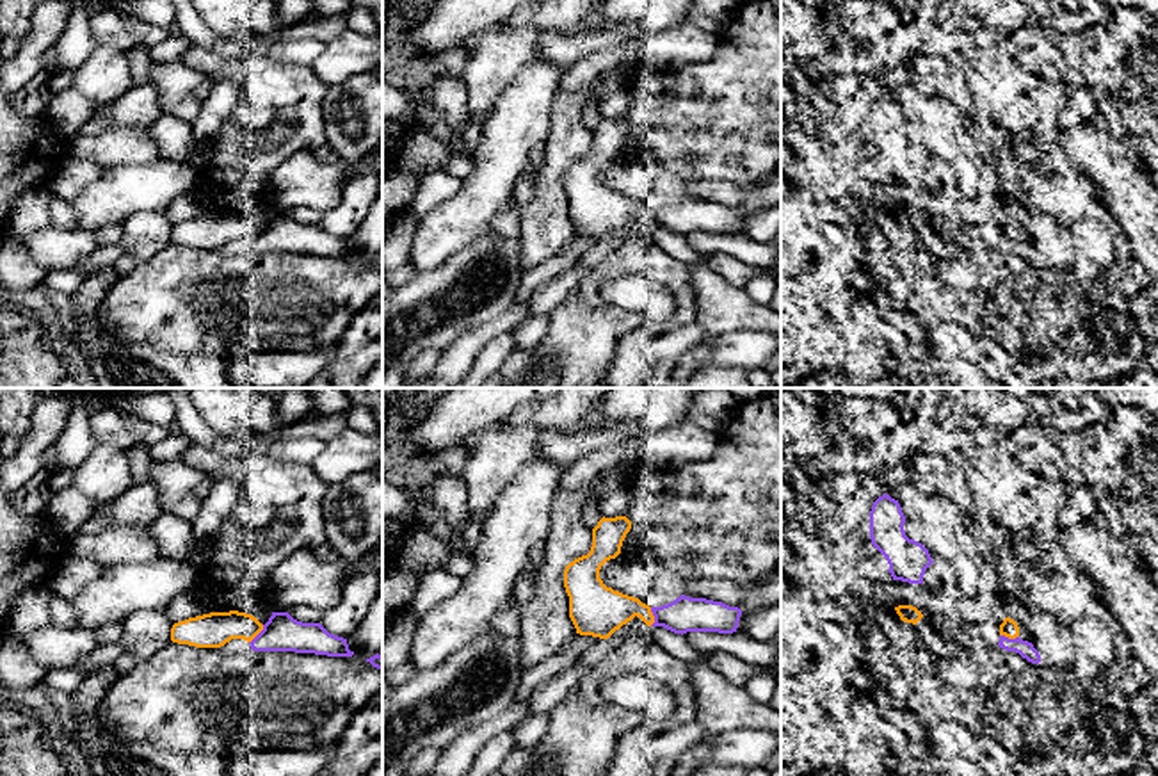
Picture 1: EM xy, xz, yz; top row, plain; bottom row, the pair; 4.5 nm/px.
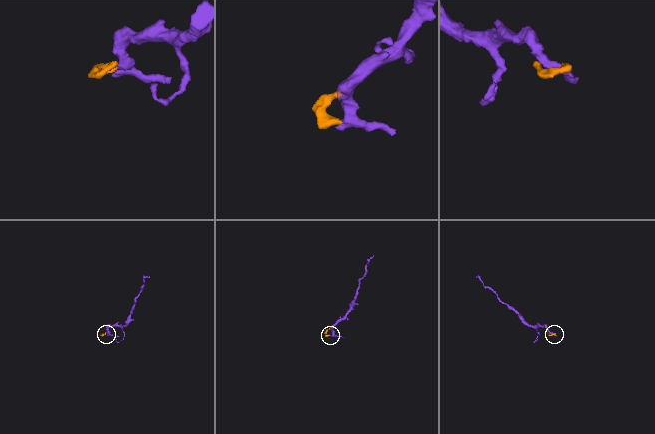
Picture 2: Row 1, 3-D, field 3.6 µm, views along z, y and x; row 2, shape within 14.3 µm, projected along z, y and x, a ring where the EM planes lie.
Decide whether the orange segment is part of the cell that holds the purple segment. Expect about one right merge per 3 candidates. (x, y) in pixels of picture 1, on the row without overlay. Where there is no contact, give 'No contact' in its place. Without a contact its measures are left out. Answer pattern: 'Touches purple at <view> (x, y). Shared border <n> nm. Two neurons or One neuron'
Touches purple at xz (653, 216). Shared border 90 nm. Two neurons

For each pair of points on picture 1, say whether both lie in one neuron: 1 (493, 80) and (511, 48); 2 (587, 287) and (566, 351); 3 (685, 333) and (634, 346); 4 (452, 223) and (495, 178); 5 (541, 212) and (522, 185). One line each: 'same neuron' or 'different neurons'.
1: same neuron
2: same neuron
3: same neuron
4: same neuron
5: different neurons

